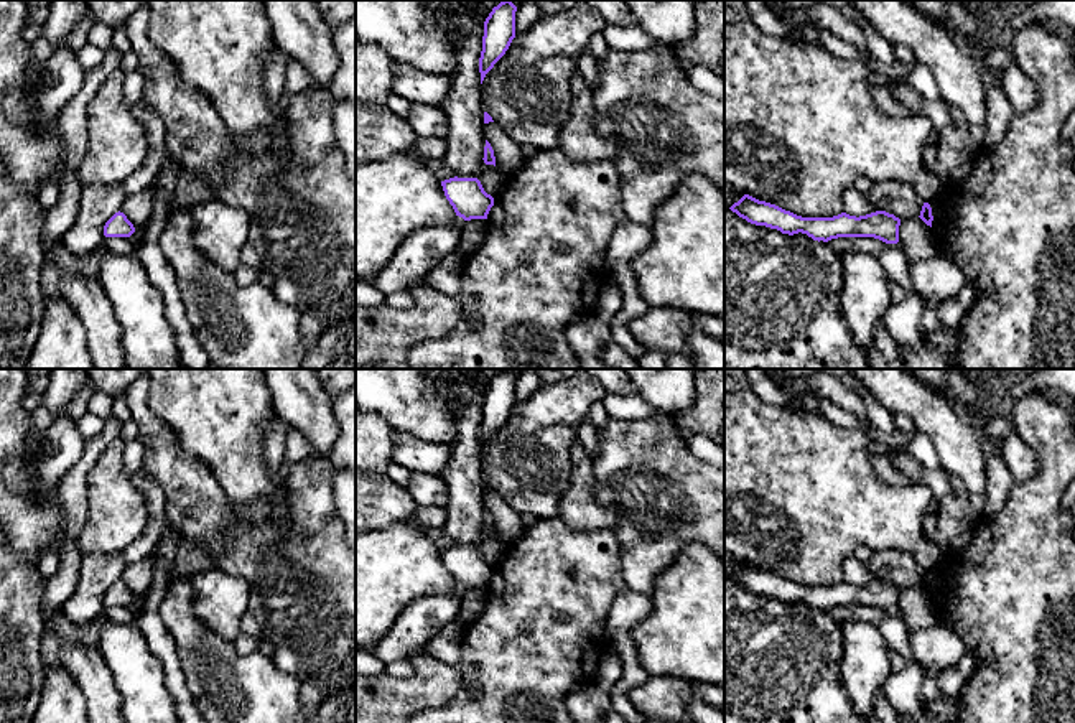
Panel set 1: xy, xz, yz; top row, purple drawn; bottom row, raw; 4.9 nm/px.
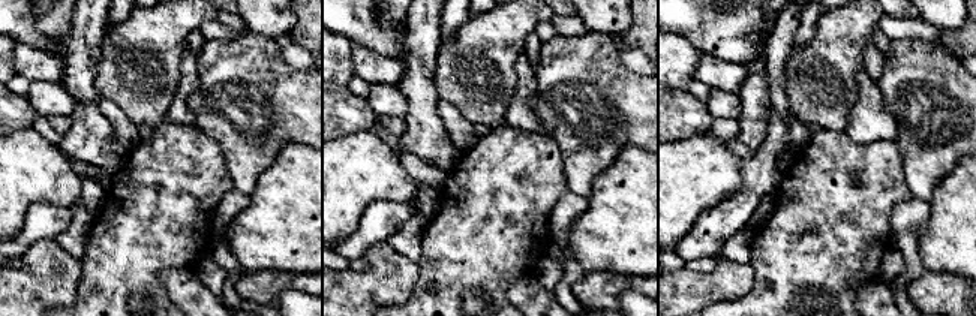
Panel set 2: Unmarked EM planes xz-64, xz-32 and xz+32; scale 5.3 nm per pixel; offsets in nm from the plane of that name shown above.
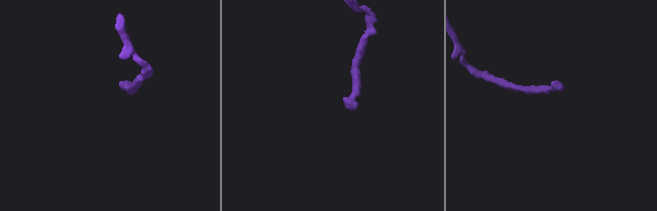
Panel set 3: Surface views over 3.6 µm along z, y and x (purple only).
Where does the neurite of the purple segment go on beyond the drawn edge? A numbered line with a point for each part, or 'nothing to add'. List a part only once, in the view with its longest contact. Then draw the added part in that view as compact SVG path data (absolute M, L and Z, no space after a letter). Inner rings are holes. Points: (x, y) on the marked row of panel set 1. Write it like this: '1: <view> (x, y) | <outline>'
1: xz (422, 251) | M463 217L443 227L425 227L408 234L389 265L370 283L385 295L407 292L458 249Z

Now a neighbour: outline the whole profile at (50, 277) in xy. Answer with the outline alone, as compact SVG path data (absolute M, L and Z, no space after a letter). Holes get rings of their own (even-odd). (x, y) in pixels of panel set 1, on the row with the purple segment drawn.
M46 259L43 272L41 272L41 278L40 278L40 285L41 285L41 292L43 292L44 298L64 300L61 285L59 285L59 278L61 278L61 270L58 267L51 265Z

